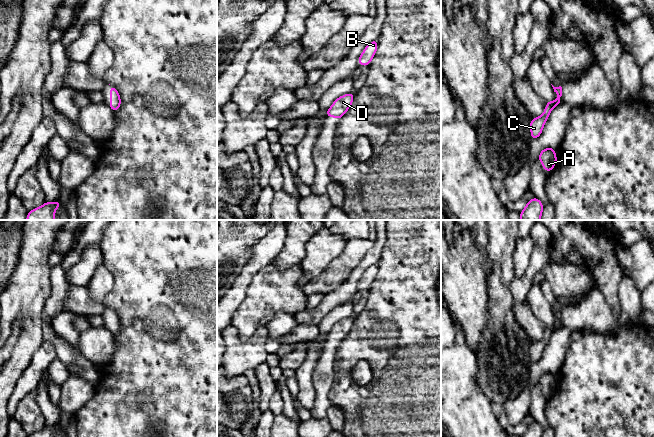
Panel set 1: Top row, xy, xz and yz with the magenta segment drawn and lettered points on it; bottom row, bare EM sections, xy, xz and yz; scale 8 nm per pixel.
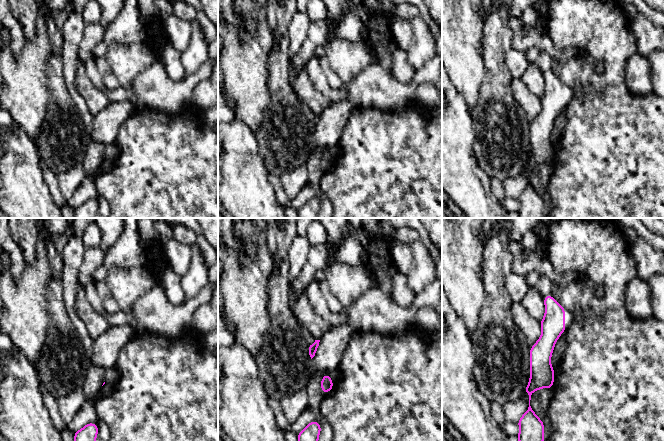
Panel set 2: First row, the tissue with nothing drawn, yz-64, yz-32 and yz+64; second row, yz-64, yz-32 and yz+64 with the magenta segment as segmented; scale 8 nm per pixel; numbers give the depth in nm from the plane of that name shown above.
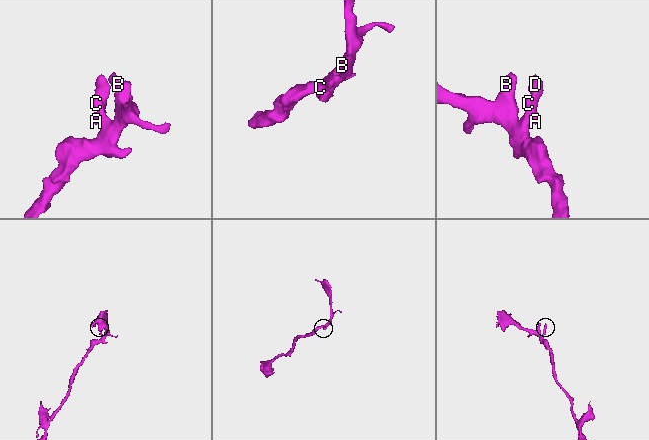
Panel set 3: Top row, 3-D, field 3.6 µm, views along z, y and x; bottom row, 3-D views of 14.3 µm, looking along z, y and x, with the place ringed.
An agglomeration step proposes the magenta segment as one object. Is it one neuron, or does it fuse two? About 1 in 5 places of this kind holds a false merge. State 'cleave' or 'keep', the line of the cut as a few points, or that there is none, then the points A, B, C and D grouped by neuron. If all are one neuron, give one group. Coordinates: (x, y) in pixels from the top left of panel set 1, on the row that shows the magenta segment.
keep; cut none; groups A B C D

